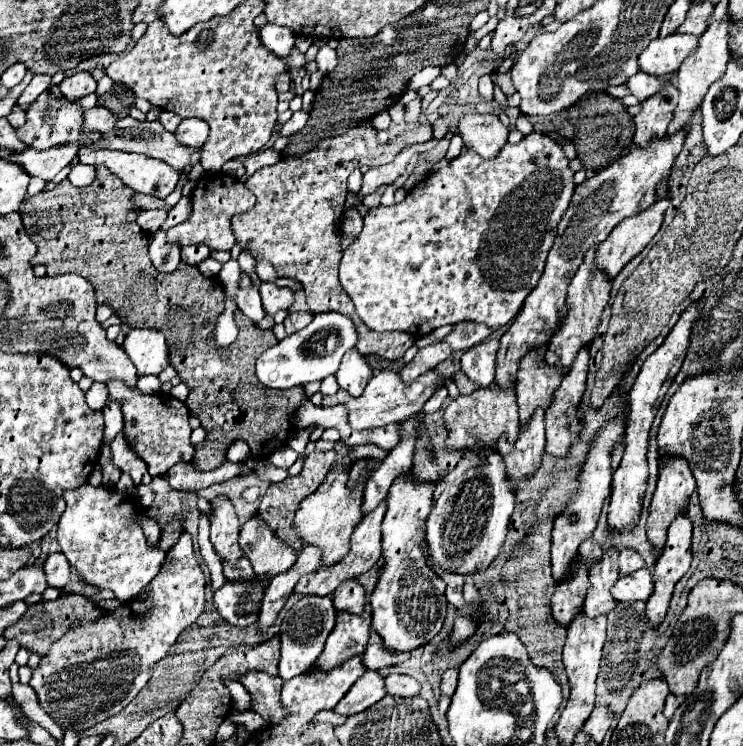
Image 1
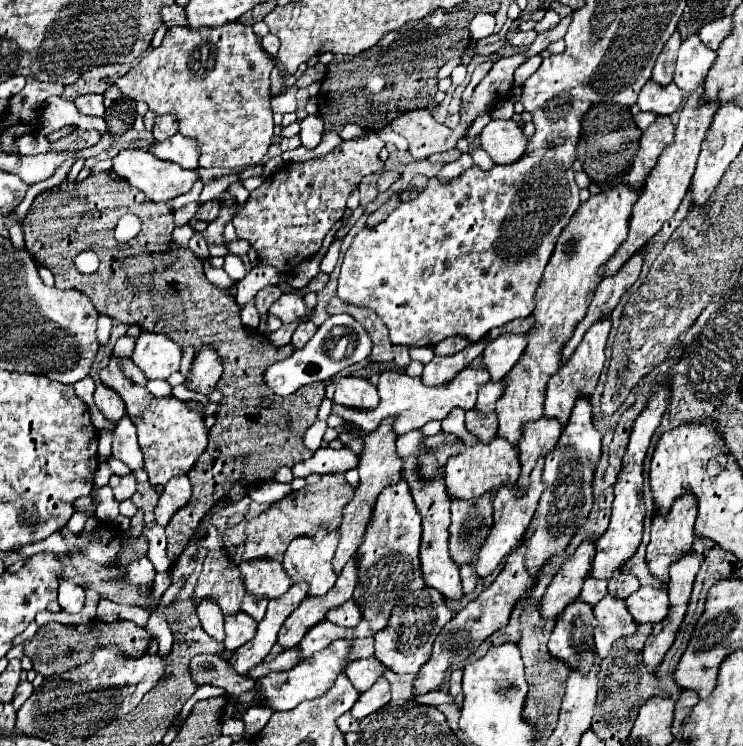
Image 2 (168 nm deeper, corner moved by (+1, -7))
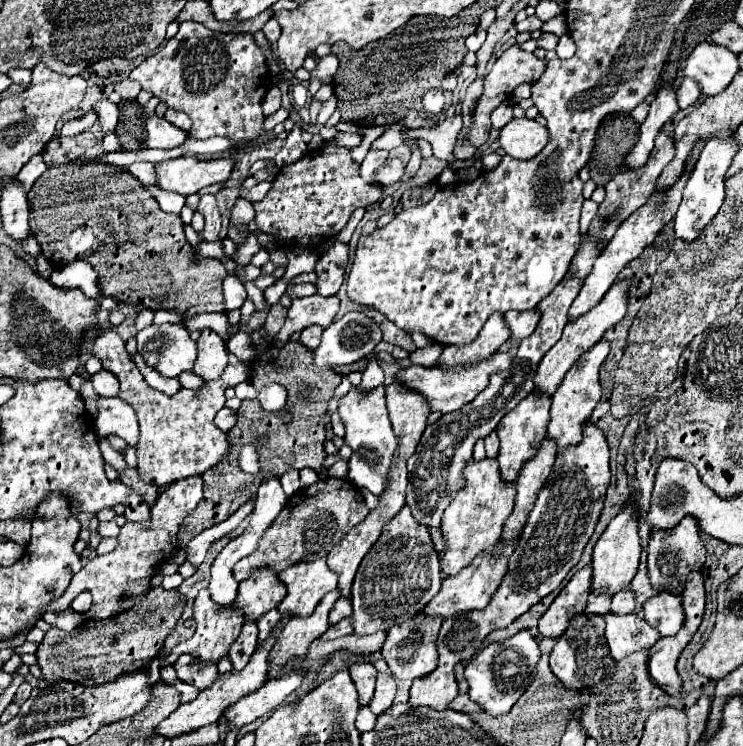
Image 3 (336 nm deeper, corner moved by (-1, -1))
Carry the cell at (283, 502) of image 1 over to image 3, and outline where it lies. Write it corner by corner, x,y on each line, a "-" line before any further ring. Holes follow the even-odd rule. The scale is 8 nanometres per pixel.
339,478
319,480
315,486
301,490
299,494
295,494
295,496
289,500
289,504
285,506
285,510
281,510
281,514
271,522
271,526
267,528
267,532
265,532
263,538
259,540
257,550
235,564
233,576
235,576
237,582
243,582
245,578
249,578
249,576
245,576
245,574
253,574
253,572
257,572
257,570
269,568
269,570
273,570
275,574
279,574
281,570
285,570
285,568
289,568
289,566
293,566
293,564
297,564
297,562
309,562
311,556
319,556
319,554
327,556
327,554
333,550
333,546
335,546
353,526
357,526
359,522
365,520
367,514
369,514
369,508
365,506
365,500
363,500
361,492
359,492
349,480
339,480

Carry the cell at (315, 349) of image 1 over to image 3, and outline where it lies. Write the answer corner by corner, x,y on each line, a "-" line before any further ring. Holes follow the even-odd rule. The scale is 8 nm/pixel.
349,312
333,326
325,328
321,346
313,350
315,366
339,366
359,362
365,354
373,352
381,342
381,328
365,312

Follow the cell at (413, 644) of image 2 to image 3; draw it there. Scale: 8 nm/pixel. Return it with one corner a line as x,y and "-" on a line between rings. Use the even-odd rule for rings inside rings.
411,618
409,622
401,626
393,626
393,630
387,632
387,640
383,644
383,658
389,664
395,678
401,678
401,680
425,678
437,668
435,640
437,640
439,628
441,628
441,622
417,622
417,618

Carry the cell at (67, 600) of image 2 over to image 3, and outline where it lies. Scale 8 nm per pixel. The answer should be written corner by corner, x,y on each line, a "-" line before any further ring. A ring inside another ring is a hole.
83,592
83,594
79,594
75,600
73,600
73,604
71,604
71,610
75,610
75,612
79,612
79,614
85,614
89,608
91,608
91,594
89,592

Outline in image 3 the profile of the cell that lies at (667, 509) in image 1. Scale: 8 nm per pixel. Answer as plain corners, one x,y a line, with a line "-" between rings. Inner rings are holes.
683,518
673,530
659,530
651,534
647,546
647,574
655,592
669,592
681,596
685,588
685,580
693,570
703,570
705,564
705,544
699,538
699,528
695,518

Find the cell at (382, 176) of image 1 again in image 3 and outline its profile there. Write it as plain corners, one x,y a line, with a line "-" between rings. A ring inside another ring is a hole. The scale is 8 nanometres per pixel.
395,158
395,160
387,162
385,166
381,166
381,168
379,168
379,170
373,174
373,182
381,184
381,186
395,184
395,182
399,182
399,180
403,178
403,170
405,170
403,162

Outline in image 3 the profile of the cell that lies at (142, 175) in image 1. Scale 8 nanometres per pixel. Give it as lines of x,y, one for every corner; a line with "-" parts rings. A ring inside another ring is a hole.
181,156
157,162
155,170
159,176
159,186
163,190
171,190
181,196
191,196
209,184
229,180
233,166
235,162
231,158
197,160
191,156

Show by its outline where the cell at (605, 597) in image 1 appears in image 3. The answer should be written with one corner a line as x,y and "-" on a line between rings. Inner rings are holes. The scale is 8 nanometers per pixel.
605,614
605,638
615,660
621,660
633,652
651,648
661,634
651,628
639,614

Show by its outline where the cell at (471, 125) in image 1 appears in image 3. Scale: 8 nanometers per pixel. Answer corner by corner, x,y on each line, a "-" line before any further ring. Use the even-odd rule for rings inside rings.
513,118
499,136
501,148
517,160
531,160
547,146
547,142
549,130
529,118

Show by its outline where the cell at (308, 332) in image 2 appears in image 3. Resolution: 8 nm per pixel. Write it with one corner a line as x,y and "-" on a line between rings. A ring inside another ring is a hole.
309,326
301,332
301,344
307,346
309,350
315,350
319,346
319,340
321,340
321,328
319,326

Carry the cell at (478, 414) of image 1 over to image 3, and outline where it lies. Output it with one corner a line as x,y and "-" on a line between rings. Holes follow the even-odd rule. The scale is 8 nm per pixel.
481,460
471,462
469,468
465,468
467,486
457,494
455,502
451,502
449,510
445,510
443,522
441,522
441,534
445,540
443,556
441,556
441,568
445,576
459,574
465,566
473,562
475,556
493,552
493,546
497,544
501,536
501,526
513,512
515,502
515,486
505,484
499,474
497,460

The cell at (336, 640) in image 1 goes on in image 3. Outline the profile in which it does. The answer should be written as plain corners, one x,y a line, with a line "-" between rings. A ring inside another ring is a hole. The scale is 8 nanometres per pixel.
293,672
293,674
287,674
283,678
277,678
277,680
271,678
265,686
261,686
253,694
239,698
235,704
231,704
223,712
223,718
227,720
229,730
233,730
233,728
239,730
245,724
251,724
253,720
257,720
263,714
277,708
281,702
285,702
285,698
291,692
295,692
301,686
303,678
305,676
301,672

